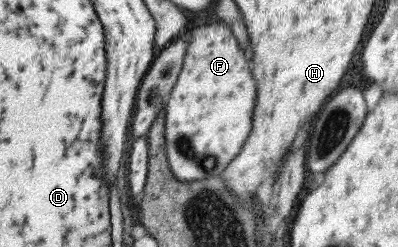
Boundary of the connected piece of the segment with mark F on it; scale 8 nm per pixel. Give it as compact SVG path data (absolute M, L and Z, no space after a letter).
M211 24L191 32L183 68L163 108L165 162L177 181L220 177L241 152L251 130L255 106L255 82L243 56L243 50L237 46L227 26Z

